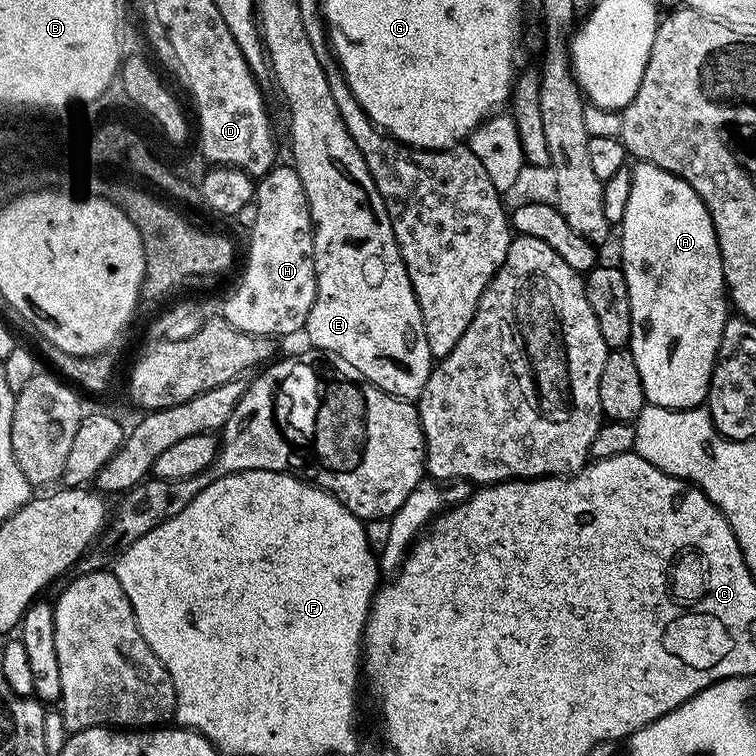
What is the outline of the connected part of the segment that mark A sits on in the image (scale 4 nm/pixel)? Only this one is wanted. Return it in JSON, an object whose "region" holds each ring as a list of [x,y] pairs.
{"region":[[[637,161],[632,168],[632,189],[630,202],[626,202],[626,214],[623,224],[619,225],[620,260],[624,269],[626,286],[630,290],[630,318],[632,319],[632,343],[630,351],[634,358],[634,366],[638,366],[638,374],[642,378],[644,399],[649,404],[657,404],[663,408],[695,408],[705,403],[708,394],[708,383],[712,377],[712,367],[716,364],[718,346],[722,342],[722,330],[730,318],[730,304],[726,299],[724,287],[724,271],[718,238],[714,230],[714,222],[702,202],[702,198],[682,178],[662,170],[648,161]]]}

